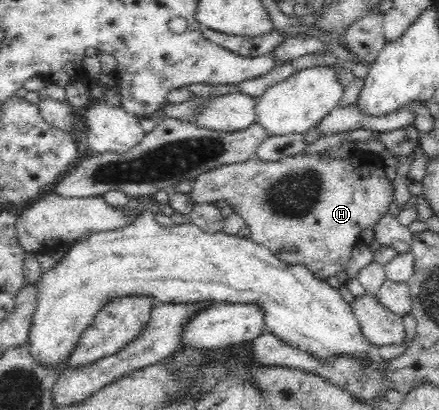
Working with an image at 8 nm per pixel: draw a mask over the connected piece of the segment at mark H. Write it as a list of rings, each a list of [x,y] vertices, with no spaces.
[[[303,152],[278,161],[251,157],[240,163],[222,165],[198,175],[189,194],[194,204],[212,204],[224,199],[242,217],[254,243],[266,246],[288,265],[305,266],[310,274],[322,280],[346,270],[352,250],[362,242],[360,233],[386,215],[394,201],[393,181],[386,177],[383,167],[374,165],[366,157],[354,154],[347,158],[332,157],[325,152],[313,155]]]

